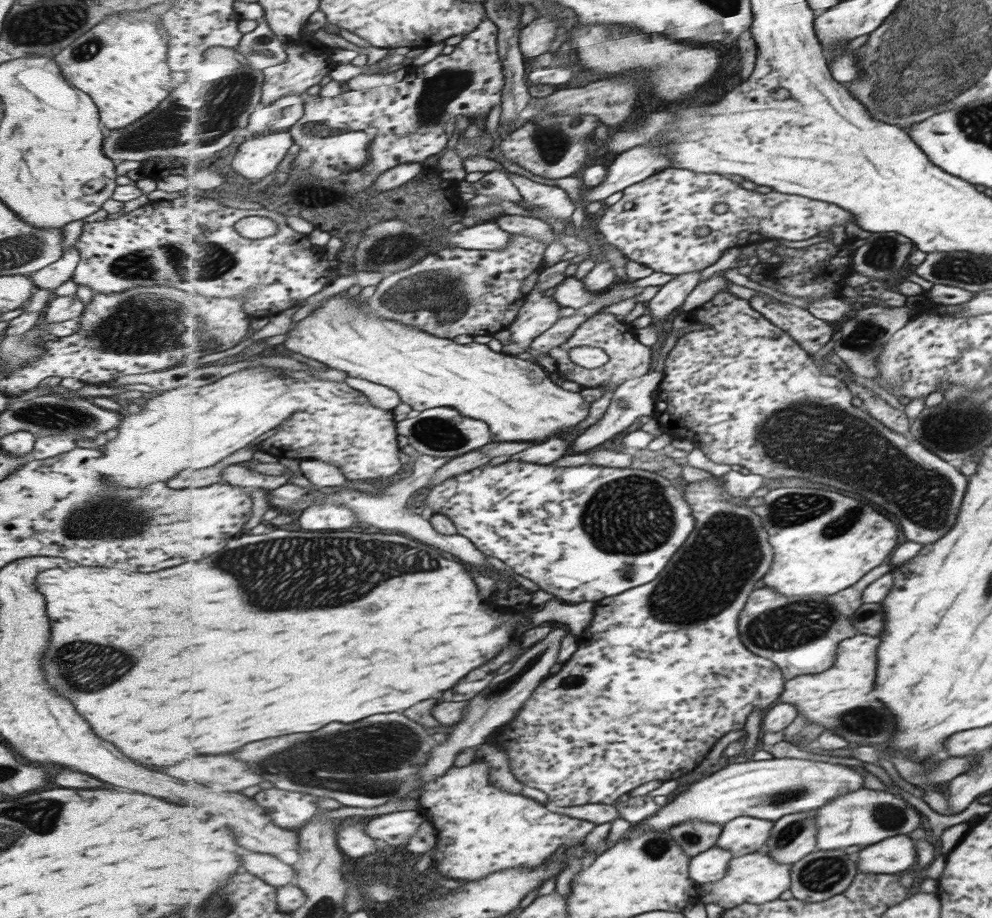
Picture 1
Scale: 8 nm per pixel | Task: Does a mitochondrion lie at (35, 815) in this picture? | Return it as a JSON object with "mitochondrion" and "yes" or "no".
{"mitochondrion":"yes"}

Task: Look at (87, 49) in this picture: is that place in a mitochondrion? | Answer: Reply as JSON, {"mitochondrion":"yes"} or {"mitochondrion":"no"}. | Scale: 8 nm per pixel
{"mitochondrion":"yes"}

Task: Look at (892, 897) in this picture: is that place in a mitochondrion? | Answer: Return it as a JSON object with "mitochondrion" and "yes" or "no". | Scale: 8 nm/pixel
{"mitochondrion":"no"}

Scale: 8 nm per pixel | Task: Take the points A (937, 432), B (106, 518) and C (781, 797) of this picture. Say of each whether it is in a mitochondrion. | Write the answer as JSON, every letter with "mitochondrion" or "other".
{"A":"mitochondrion","B":"mitochondrion","C":"mitochondrion"}

